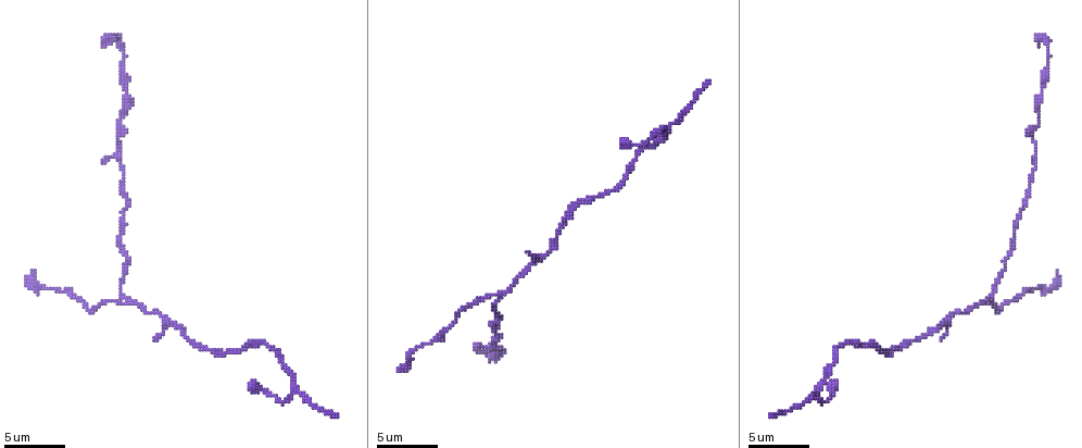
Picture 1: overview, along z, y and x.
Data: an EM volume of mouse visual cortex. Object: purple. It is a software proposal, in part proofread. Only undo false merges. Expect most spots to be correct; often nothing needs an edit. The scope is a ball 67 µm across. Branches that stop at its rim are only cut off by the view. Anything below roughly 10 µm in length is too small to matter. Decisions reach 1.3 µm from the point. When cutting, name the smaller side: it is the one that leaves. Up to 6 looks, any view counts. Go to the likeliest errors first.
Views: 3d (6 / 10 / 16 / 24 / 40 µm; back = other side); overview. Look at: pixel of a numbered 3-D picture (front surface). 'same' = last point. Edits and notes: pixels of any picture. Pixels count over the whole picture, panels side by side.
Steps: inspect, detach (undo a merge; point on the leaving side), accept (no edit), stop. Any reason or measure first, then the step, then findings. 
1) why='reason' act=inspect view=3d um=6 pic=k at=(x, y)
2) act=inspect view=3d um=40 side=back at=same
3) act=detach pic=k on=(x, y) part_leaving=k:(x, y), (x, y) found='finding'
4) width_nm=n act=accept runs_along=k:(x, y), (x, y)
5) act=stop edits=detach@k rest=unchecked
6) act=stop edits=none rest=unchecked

why='branch point' act=inspect view=3d um=6 pic=1 at=(127, 302)

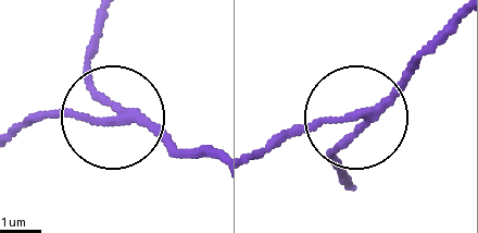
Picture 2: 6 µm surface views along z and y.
act=accept found='all the same neuron'

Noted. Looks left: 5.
why='thin neck' act=inspect view=3d um=10 pic=1 at=(126, 211)

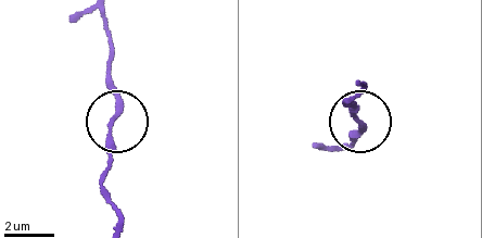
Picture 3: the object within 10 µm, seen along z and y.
why='from behind' act=inspect view=3d um=10 side=back pic=3 at=(113, 120)

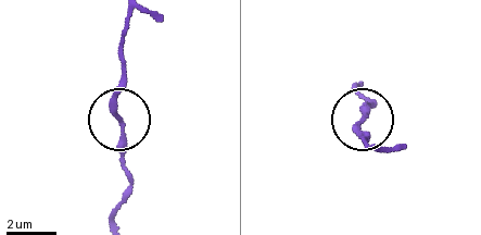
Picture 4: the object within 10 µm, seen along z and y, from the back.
width_nm=190 act=accept runs_along=4:(114, 222), (127, 192), (127, 148), (114, 104), (121, 44) found='continuous, no second neuron'

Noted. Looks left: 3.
why='calibre changes' act=inspect view=3d um=10 pic=1 at=(593, 197)

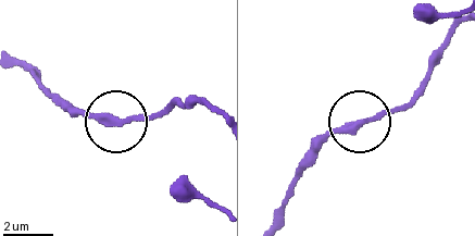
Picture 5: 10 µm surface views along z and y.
act=inspect view=3d um=6 pic=5 at=(112, 121)

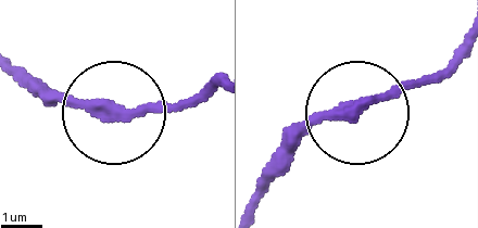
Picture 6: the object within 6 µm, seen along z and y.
act=accept runs_along=6:(10, 65), (121, 113), (200, 103) found='one neuron here'

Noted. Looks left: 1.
act=stop edits=none rest=unchecked

